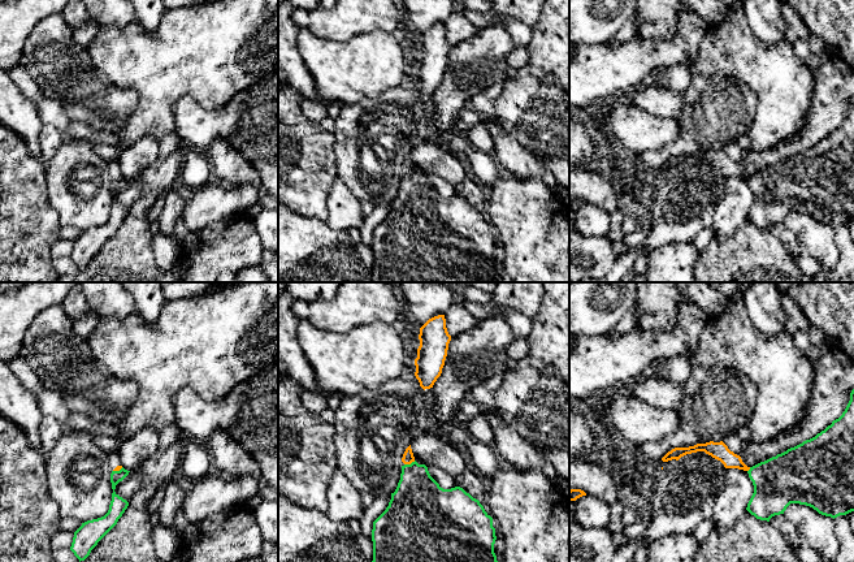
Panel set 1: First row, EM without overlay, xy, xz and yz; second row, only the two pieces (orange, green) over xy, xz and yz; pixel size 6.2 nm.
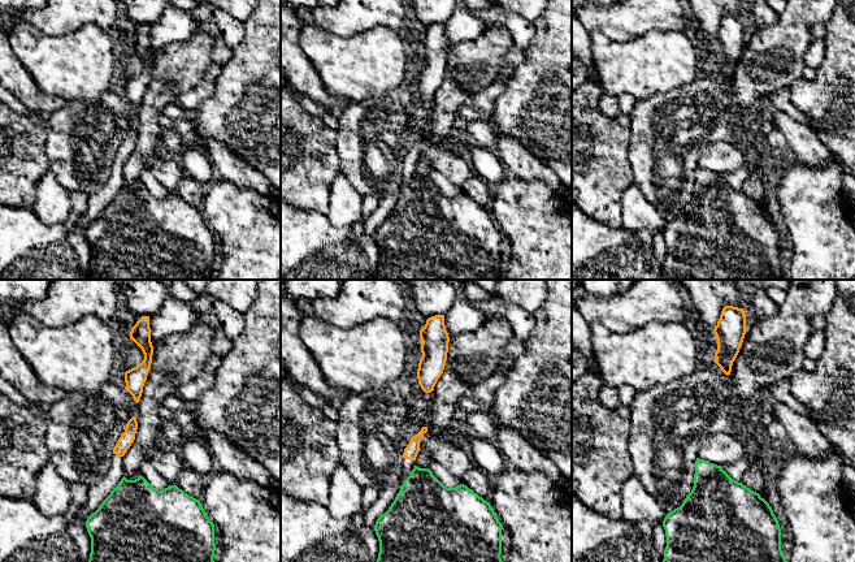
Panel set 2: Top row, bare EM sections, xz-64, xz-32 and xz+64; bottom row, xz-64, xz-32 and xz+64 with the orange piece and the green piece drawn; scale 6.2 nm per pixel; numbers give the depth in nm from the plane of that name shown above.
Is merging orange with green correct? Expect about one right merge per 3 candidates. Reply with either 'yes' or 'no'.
no

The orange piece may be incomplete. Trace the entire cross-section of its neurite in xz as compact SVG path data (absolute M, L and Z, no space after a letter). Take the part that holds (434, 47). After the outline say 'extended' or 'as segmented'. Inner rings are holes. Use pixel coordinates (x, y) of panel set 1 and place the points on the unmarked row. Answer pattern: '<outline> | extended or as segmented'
M445 23L429 27L420 36L419 48L415 85L425 99L433 96L441 85L447 65L451 44L446 36Z | as segmented

